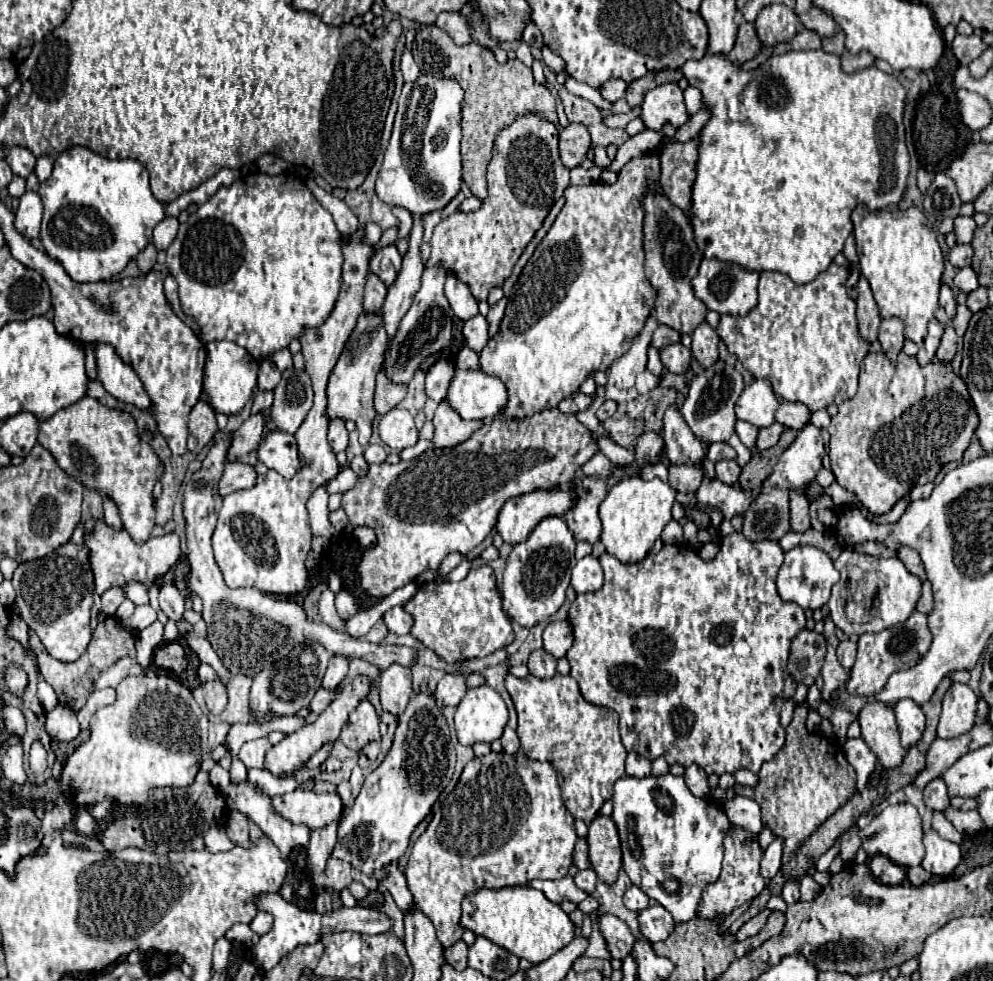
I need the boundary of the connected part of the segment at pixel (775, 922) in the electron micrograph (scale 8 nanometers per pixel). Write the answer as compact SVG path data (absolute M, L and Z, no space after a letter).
M771 912L767 924L763 926L763 930L755 936L755 948L759 948L765 940L769 940L771 936L777 936L785 926L785 914L783 912Z

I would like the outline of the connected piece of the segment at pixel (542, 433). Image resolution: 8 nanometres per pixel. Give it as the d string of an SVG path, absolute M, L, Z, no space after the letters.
M551 408L551 410L545 410L545 412L539 412L539 414L533 414L529 418L517 418L517 420L509 420L509 422L501 422L501 420L493 420L489 426L483 426L481 430L477 430L469 440L453 446L453 448L433 448L433 450L427 450L423 452L421 456L409 460L409 462L399 462L399 464L371 464L369 468L369 474L367 476L361 476L357 486L349 492L343 494L343 510L347 512L347 518L349 518L349 524L351 526L369 526L375 530L377 537L376 543L368 548L359 556L355 561L355 572L359 576L359 588L367 594L367 596L373 596L373 598L385 598L389 596L393 590L413 582L421 572L425 570L439 570L443 558L451 552L459 552L459 554L467 554L471 552L475 546L479 546L487 536L489 532L493 530L493 526L497 524L497 516L499 516L499 510L503 508L503 504L513 498L513 496L521 496L521 494L527 494L527 492L533 492L533 490L565 490L569 488L569 484L573 482L573 474L597 452L597 444L595 444L595 438L593 438L593 432L589 432L577 418L575 414L563 414L559 412L557 408Z

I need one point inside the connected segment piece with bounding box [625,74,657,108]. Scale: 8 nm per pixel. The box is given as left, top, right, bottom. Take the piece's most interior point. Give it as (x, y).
(636, 90)

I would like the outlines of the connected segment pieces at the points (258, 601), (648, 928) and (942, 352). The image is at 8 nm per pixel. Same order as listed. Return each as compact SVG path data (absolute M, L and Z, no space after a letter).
M219 440L203 460L203 468L191 476L191 480L185 486L185 498L183 498L183 516L187 526L187 558L191 564L191 574L187 580L187 586L193 594L197 594L203 600L203 620L207 622L209 636L213 650L217 656L221 656L221 662L229 672L235 676L257 676L265 666L285 658L295 644L313 640L315 644L321 644L327 652L335 656L345 658L363 658L371 664L375 664L381 672L389 668L393 662L403 664L411 668L417 658L417 650L409 646L389 646L389 644L371 644L361 638L353 638L347 632L337 632L335 628L329 628L325 622L311 622L305 614L305 610L295 602L279 596L271 596L265 592L259 592L257 588L241 588L231 590L221 576L221 570L213 558L211 550L211 534L217 524L217 514L221 508L221 494L217 492L217 484L221 478L221 472L225 468L229 440Z
M659 904L649 906L643 912L639 912L639 924L641 924L641 932L645 934L645 938L653 944L667 940L675 928L675 920Z
M951 326L945 328L945 334L943 334L943 340L941 340L941 346L937 350L937 358L939 362L951 362L953 356L955 356L955 348L957 348L957 334Z

